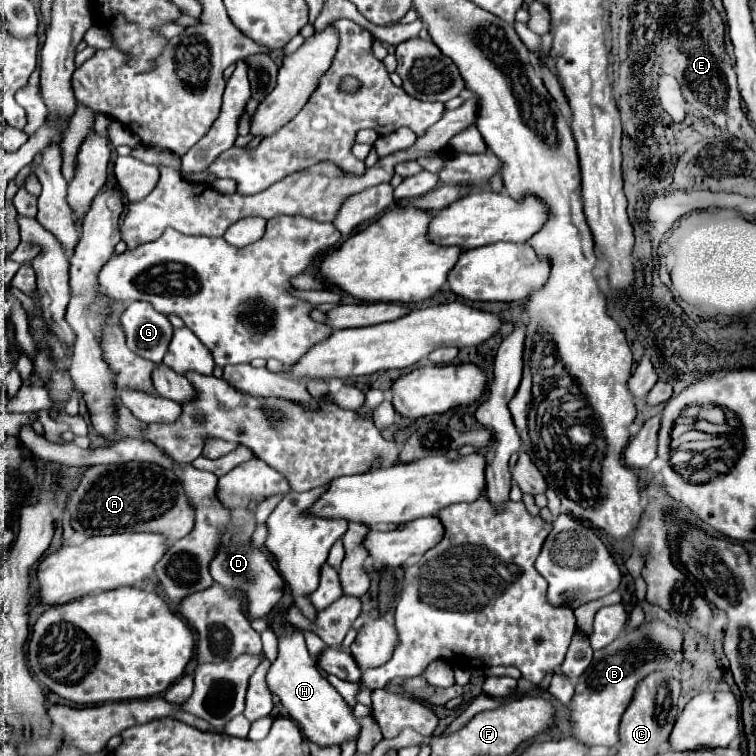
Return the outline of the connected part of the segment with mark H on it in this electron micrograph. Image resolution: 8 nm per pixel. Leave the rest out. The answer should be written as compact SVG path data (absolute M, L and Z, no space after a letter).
M300 632L278 638L278 658L268 672L268 688L280 698L290 718L302 728L306 740L318 746L342 746L344 742L358 740L360 724L344 698L320 676L314 658L308 654L304 636Z

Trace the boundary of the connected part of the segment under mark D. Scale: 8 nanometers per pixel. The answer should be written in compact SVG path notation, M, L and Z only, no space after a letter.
M248 460L240 466L236 466L232 472L222 476L216 486L216 498L224 508L230 510L230 522L220 538L220 546L216 550L216 556L210 562L210 574L224 590L240 590L248 598L248 616L250 618L266 618L280 602L284 594L284 578L270 562L268 554L252 546L252 534L256 530L256 518L252 506L260 504L262 500L274 496L274 494L286 494L290 492L288 482L284 482L284 476L276 472L274 468L268 468L262 460Z

